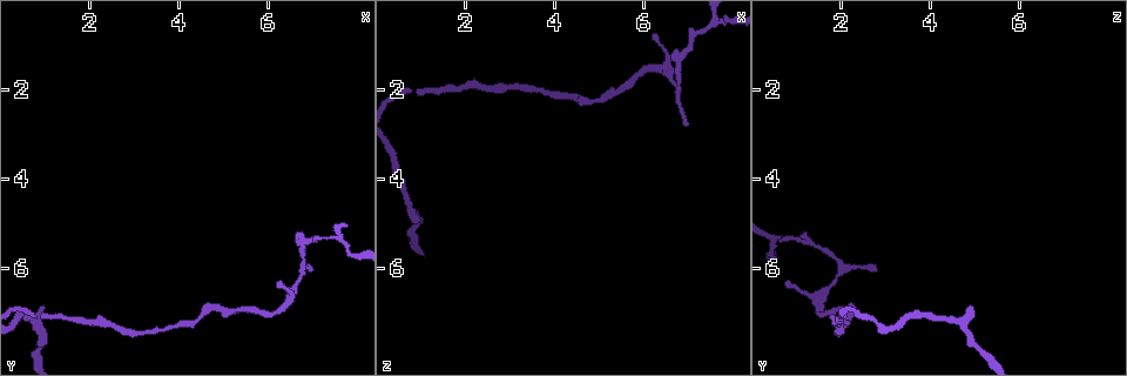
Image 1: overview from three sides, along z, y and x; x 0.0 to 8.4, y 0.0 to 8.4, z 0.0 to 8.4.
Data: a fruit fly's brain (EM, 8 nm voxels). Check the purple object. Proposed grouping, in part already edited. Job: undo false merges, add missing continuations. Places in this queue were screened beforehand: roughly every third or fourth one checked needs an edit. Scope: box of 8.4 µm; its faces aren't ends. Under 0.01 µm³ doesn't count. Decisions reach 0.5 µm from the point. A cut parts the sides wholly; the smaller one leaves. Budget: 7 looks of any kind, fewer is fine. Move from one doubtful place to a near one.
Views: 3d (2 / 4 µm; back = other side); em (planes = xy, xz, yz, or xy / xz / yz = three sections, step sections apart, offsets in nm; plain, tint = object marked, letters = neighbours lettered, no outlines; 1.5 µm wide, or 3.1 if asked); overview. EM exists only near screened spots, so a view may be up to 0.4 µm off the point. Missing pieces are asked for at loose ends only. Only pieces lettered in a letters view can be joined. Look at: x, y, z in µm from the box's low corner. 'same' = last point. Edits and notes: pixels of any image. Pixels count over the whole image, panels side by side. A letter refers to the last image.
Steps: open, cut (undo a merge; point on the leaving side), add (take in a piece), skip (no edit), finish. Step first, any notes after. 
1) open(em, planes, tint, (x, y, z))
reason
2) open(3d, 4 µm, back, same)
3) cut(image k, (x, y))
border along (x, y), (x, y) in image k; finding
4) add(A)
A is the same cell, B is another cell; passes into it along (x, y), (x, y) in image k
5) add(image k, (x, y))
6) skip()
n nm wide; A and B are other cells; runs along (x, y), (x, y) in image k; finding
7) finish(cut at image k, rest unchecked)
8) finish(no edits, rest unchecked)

open(em, planes, letters, (0.95, 6.85, 4.85))
free end

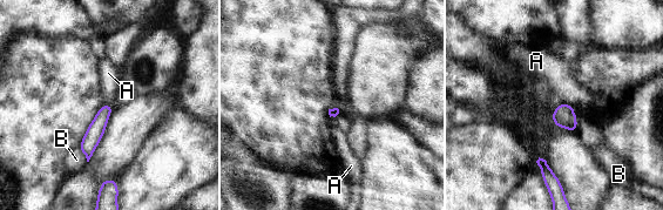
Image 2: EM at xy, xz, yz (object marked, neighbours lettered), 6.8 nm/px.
skip()
A and B are other cells; runs along (109, 108), (88, 144), (88, 154) in image 2; no lettered piece goes on from it

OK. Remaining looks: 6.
open(em, planes, letters, (6.90, 6.05, 2.85))
tapers out

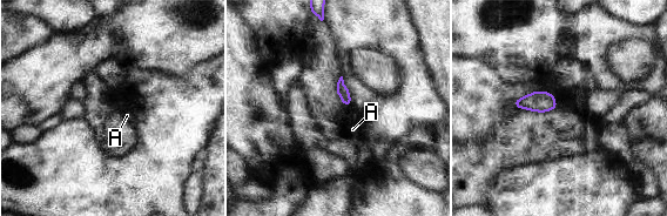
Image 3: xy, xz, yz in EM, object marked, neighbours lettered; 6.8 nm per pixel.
skip()
90 nm wide; A is another cell; none of them fits

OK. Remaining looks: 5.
open(em, yz, step 8, tint, (6.20, 6.35, 0.75))
thin end

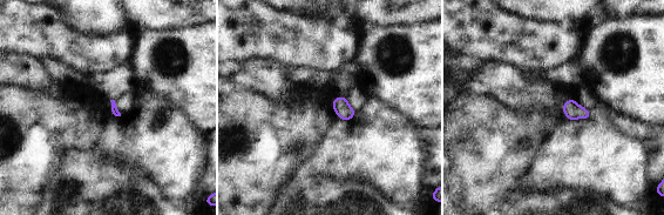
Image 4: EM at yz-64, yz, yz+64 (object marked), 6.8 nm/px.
open(em, planes, tint, same)
another direction

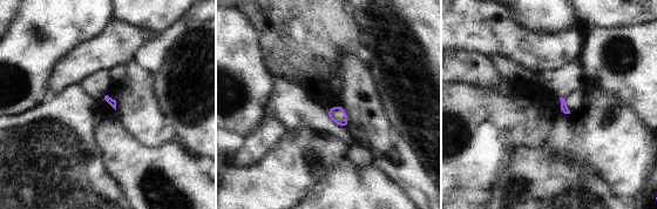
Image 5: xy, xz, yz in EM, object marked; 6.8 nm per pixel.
open(em, planes, letters, same)
see the neighbours

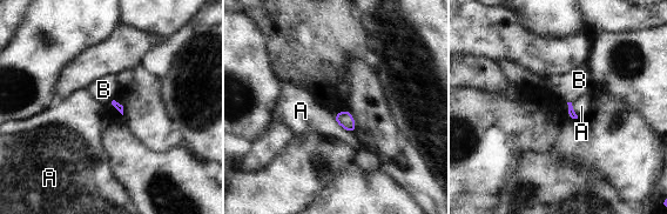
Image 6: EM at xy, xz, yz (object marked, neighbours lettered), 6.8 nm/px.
skip()
A and B are other cells; border along (566, 102), (572, 102) in image 6; no lettered piece goes on from it

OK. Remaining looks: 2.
finish(no edits, rest unchecked)

